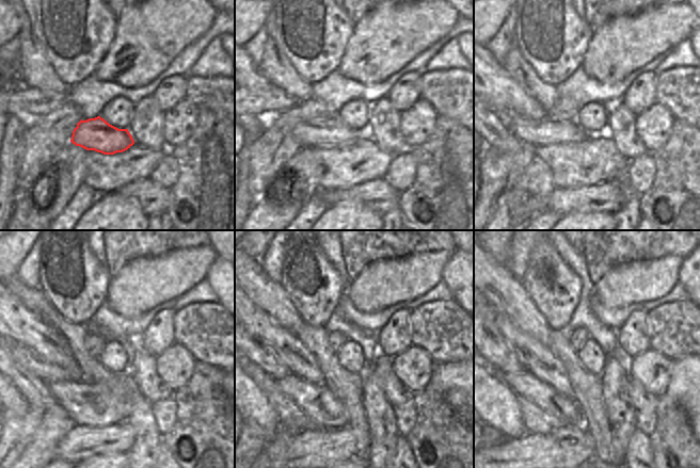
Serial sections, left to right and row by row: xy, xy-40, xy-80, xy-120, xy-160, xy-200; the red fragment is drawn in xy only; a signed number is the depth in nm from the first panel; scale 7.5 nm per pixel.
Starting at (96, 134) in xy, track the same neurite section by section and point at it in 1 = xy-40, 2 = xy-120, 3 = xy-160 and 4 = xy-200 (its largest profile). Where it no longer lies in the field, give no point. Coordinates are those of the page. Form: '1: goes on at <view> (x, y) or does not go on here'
1: goes on at xy-40 (330, 132)
2: goes on at xy-120 (26, 356)
3: goes on at xy-160 (260, 354)
4: goes on at xy-200 (495, 352)

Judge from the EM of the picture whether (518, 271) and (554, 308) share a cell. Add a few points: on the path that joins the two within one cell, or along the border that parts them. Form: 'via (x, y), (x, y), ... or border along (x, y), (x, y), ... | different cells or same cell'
border along (531, 252), (527, 268), (520, 279) | different cells

